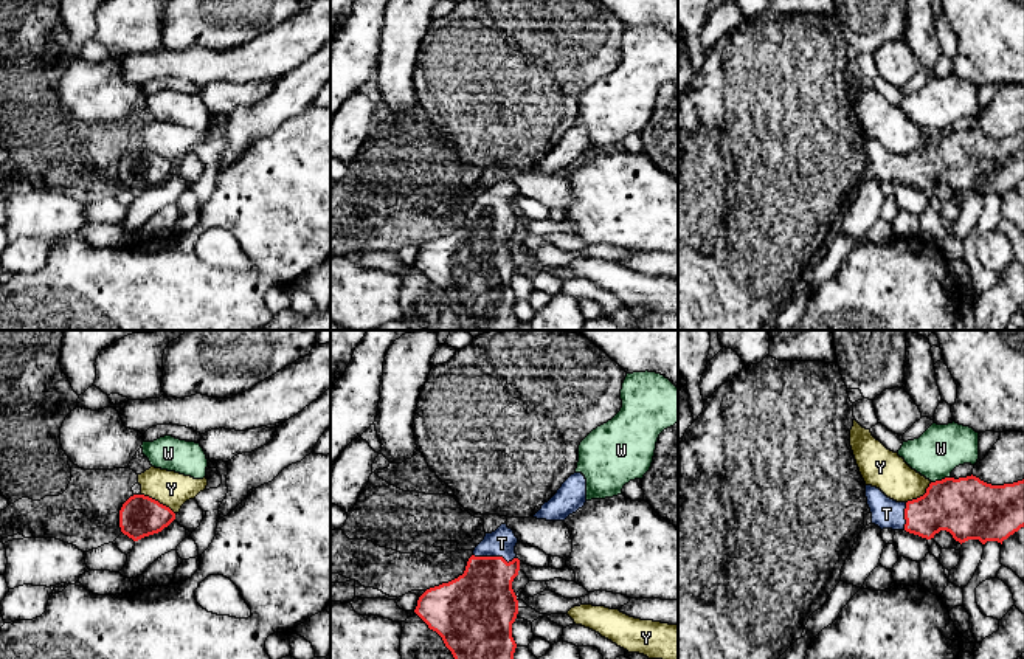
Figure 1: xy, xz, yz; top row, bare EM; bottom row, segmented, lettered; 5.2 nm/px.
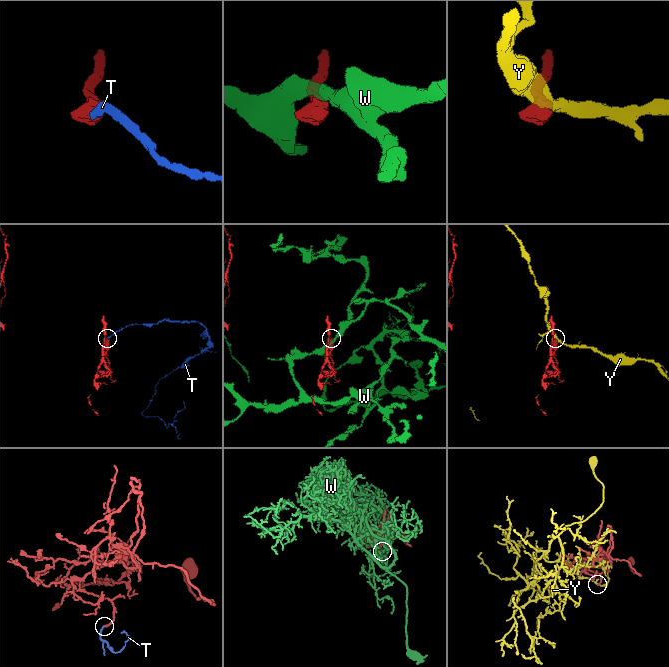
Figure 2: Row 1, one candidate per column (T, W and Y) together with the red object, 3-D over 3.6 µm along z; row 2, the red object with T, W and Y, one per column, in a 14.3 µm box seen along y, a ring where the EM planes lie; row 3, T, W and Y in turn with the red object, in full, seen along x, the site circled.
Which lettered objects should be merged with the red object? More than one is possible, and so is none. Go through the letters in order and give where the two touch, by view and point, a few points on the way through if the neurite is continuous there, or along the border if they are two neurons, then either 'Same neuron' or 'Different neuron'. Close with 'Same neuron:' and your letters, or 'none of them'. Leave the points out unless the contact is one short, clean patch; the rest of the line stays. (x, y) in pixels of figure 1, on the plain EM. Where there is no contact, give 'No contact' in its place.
T: Touches red at xz (495, 210). Path across: xz (481, 255), (495, 210), (501, 196). Same neuron
W: Touches red at yz (939, 134). Boundary: yz (948, 129), (931, 135). Different neuron
Y: Touches red at xy (157, 154). Boundary: xy (141, 146), (165, 157), (174, 166). Different neuron
Same neuron: T

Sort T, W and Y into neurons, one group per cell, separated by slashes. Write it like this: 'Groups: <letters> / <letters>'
Groups: T / W / Y

